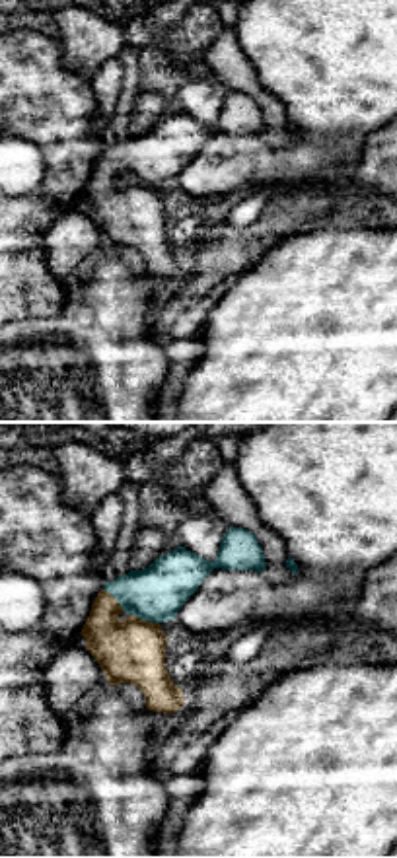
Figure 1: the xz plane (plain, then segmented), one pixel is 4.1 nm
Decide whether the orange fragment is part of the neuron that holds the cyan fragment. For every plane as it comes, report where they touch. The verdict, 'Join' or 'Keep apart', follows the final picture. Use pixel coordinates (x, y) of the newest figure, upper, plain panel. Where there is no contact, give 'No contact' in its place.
Touches cyan at (144, 183)

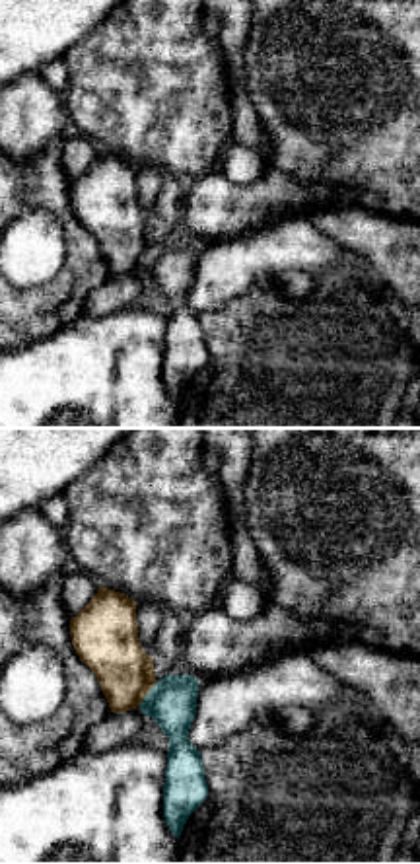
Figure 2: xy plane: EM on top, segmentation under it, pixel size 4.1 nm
Touches cyan at (146, 259)

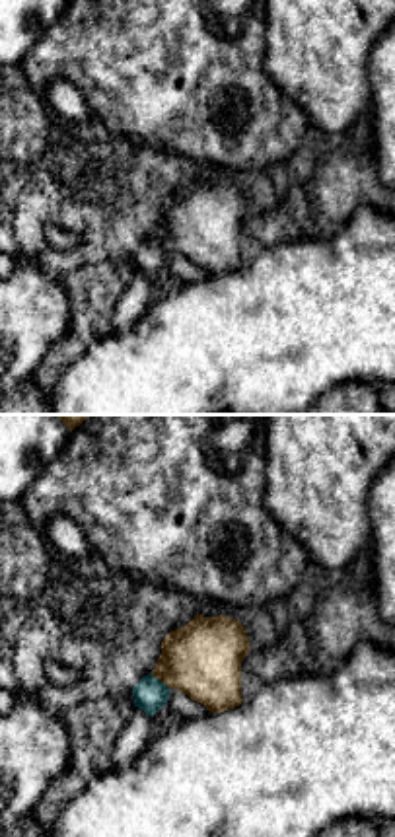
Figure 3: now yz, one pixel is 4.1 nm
Touches cyan at (158, 244)

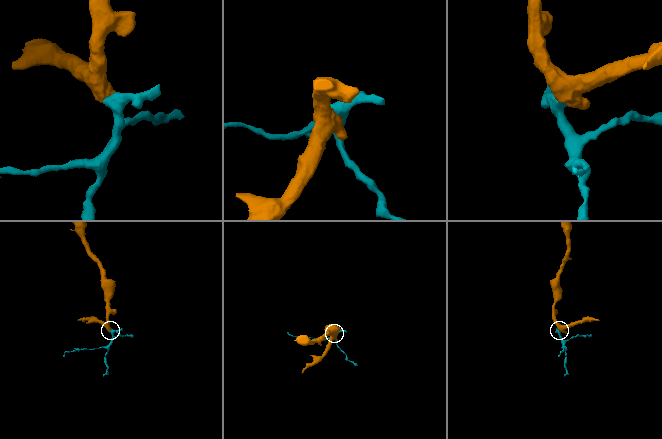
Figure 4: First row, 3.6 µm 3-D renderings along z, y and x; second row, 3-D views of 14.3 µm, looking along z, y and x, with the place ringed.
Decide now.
Join

